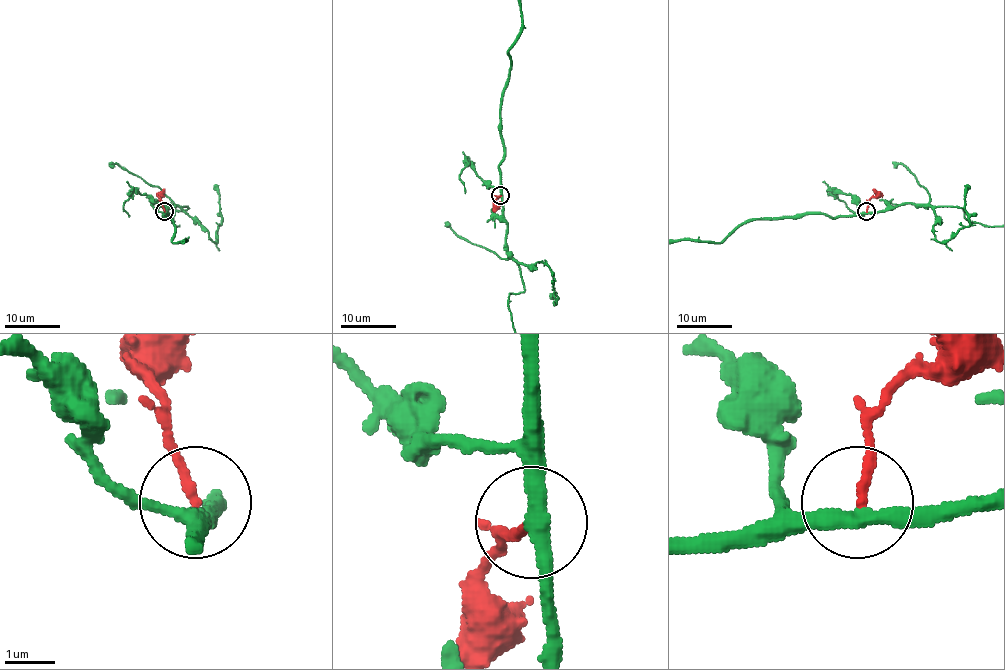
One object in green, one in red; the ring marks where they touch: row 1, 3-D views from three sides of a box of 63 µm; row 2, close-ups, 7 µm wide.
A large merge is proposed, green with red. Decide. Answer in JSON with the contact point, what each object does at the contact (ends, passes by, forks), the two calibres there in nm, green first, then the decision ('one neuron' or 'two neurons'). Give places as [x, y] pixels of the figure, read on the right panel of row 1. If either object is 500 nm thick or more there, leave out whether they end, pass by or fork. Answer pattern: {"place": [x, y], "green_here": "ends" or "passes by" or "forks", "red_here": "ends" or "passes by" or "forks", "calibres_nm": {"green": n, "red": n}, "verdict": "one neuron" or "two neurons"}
{"place": [866, 211], "green_here": "passes by", "red_here": "ends", "calibres_nm": {"green": 320, "red": 170}, "verdict": "two neurons"}

